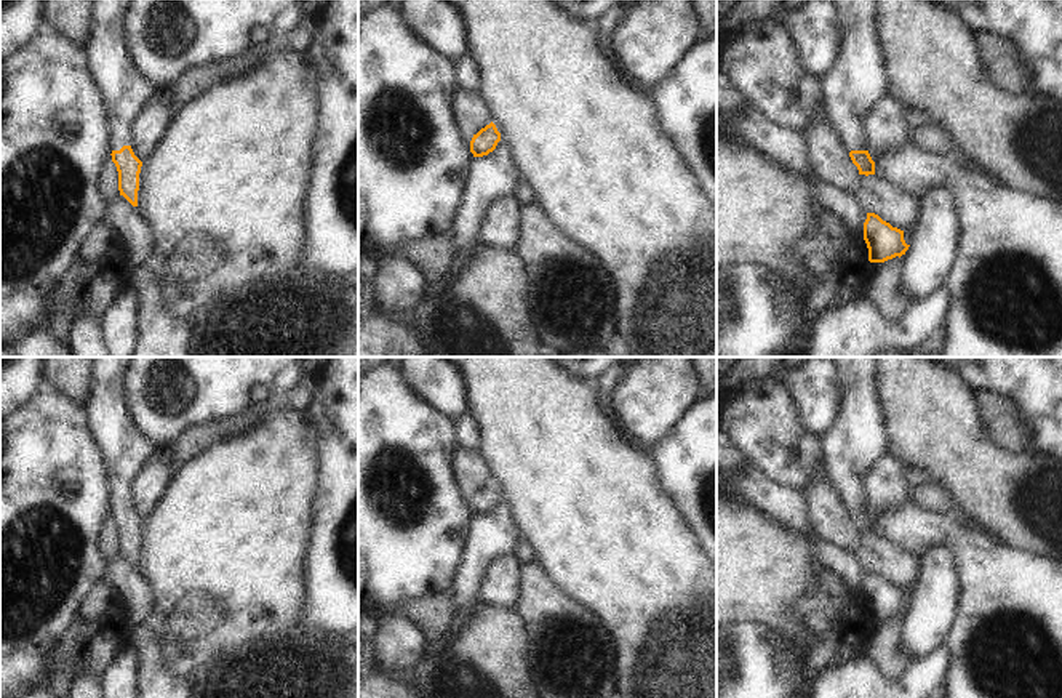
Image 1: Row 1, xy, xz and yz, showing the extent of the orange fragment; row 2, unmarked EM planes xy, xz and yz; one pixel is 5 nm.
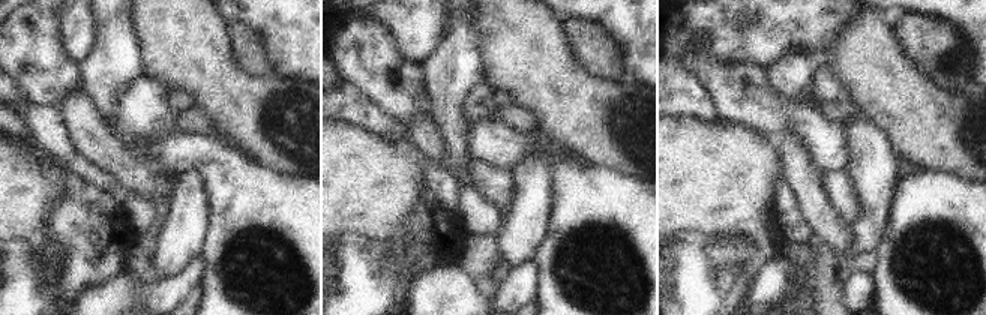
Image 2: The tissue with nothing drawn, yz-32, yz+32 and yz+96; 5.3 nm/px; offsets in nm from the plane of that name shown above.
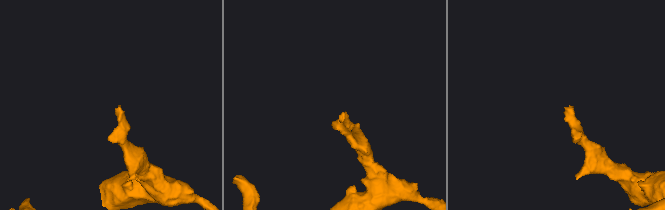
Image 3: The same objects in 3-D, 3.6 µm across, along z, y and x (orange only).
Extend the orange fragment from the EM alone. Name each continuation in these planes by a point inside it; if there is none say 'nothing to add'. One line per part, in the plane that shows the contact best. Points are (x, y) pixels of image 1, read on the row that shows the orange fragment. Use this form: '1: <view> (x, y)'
1: yz (858, 80).

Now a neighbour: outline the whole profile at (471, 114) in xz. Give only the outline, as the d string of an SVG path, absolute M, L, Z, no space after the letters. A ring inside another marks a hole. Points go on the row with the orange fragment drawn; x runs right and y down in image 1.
M454 90L451 99L454 109L454 125L461 139L470 144L472 138L493 122L489 109L480 99L477 91L465 93Z

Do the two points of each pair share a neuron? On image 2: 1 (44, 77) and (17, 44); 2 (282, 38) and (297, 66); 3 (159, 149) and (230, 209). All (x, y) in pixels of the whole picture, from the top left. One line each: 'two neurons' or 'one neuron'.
1: one neuron
2: one neuron
3: one neuron

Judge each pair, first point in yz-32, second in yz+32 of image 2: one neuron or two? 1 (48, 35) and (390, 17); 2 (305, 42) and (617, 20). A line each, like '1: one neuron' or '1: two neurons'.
1: two neurons
2: one neuron

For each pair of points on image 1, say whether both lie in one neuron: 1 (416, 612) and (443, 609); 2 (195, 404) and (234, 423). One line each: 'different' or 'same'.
1: same
2: different

